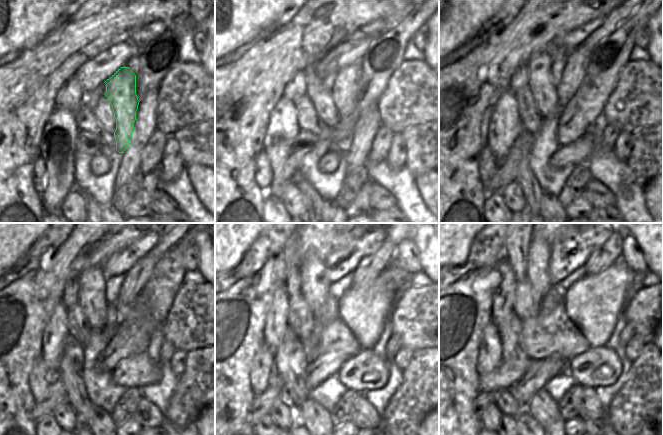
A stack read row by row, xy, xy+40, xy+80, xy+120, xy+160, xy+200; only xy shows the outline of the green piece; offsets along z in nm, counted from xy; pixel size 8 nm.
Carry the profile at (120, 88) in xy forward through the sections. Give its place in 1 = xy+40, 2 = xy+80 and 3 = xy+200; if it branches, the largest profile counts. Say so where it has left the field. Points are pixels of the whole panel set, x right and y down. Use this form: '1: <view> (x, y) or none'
1: xy+40 (344, 90)
2: xy+80 (578, 60)
3: xy+200 (610, 250)

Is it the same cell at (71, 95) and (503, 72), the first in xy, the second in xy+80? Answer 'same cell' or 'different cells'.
different cells

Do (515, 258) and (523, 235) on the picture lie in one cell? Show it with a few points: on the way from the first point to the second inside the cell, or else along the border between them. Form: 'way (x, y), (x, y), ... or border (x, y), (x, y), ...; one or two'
way (516, 252), (517, 241); one

